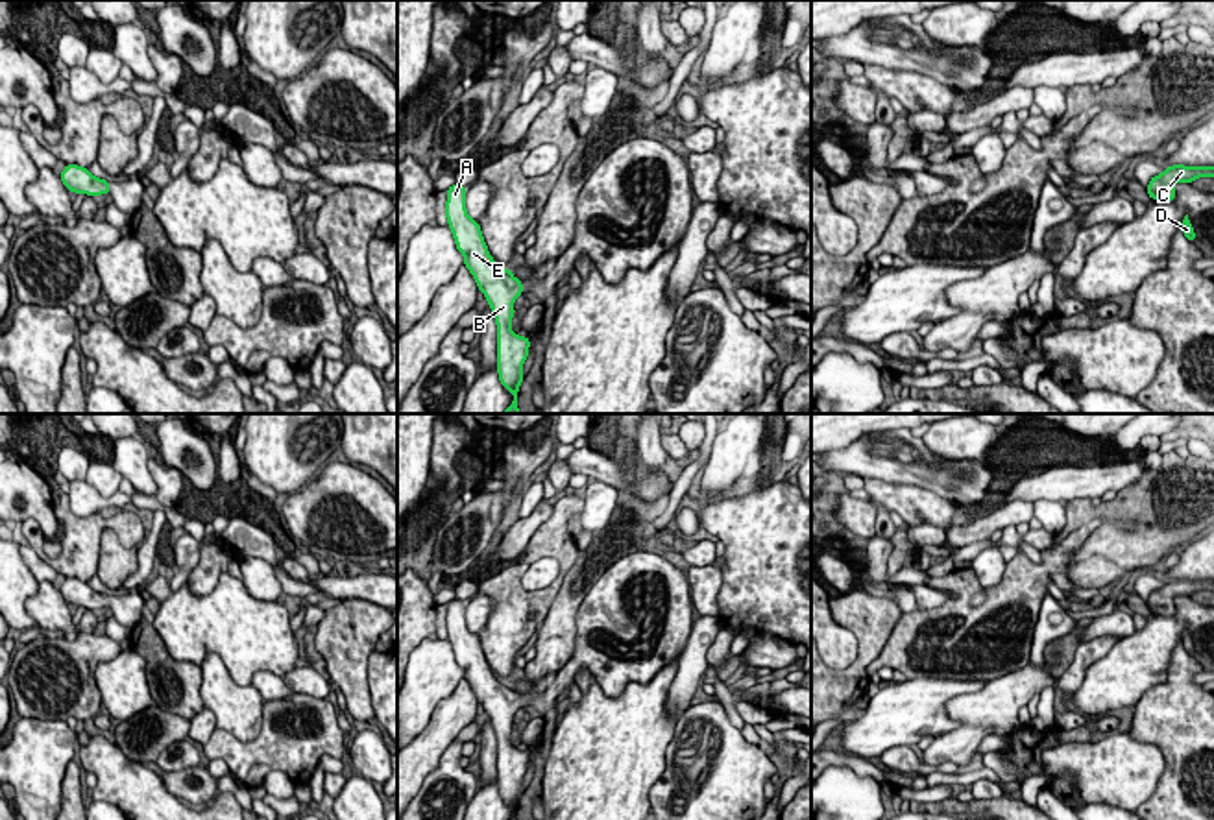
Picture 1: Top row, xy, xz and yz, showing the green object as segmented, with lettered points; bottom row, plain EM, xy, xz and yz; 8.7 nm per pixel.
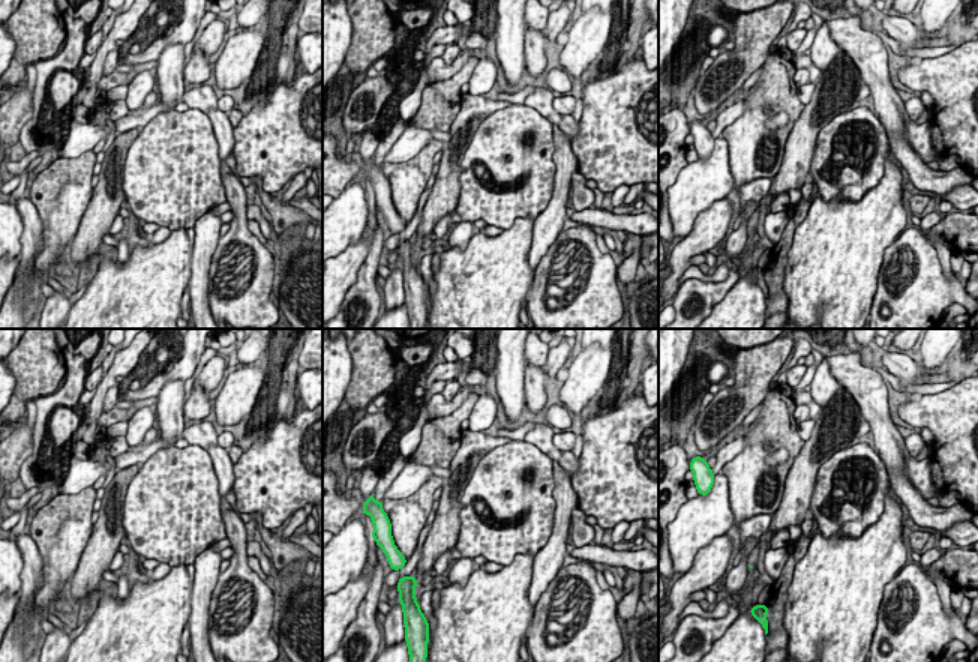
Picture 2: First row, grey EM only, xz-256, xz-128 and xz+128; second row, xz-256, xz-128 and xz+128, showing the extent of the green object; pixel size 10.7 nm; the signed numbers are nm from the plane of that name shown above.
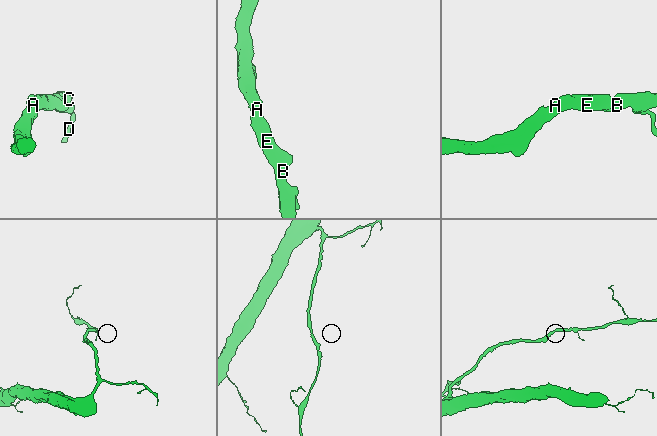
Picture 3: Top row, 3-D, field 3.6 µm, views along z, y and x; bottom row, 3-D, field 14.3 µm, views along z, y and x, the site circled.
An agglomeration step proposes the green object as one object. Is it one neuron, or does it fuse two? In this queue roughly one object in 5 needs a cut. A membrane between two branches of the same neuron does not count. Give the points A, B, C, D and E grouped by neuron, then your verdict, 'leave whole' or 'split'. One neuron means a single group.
A B C D E; leave whole

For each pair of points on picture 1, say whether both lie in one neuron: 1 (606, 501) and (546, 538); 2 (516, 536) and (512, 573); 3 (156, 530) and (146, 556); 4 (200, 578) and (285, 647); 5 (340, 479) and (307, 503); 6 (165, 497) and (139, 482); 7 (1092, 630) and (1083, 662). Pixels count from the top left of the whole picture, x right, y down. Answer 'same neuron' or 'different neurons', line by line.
1: different neurons
2: different neurons
3: same neuron
4: different neurons
5: same neuron
6: different neurons
7: different neurons

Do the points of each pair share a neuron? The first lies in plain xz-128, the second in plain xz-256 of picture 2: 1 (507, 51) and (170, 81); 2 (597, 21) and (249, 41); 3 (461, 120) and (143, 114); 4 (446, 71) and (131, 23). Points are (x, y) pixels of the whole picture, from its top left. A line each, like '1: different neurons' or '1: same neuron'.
1: same neuron
2: same neuron
3: same neuron
4: different neurons

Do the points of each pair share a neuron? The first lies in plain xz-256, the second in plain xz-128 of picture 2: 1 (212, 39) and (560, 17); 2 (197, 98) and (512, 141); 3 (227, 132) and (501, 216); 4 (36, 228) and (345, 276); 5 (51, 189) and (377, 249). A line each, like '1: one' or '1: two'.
1: one
2: two
3: two
4: two
5: two

